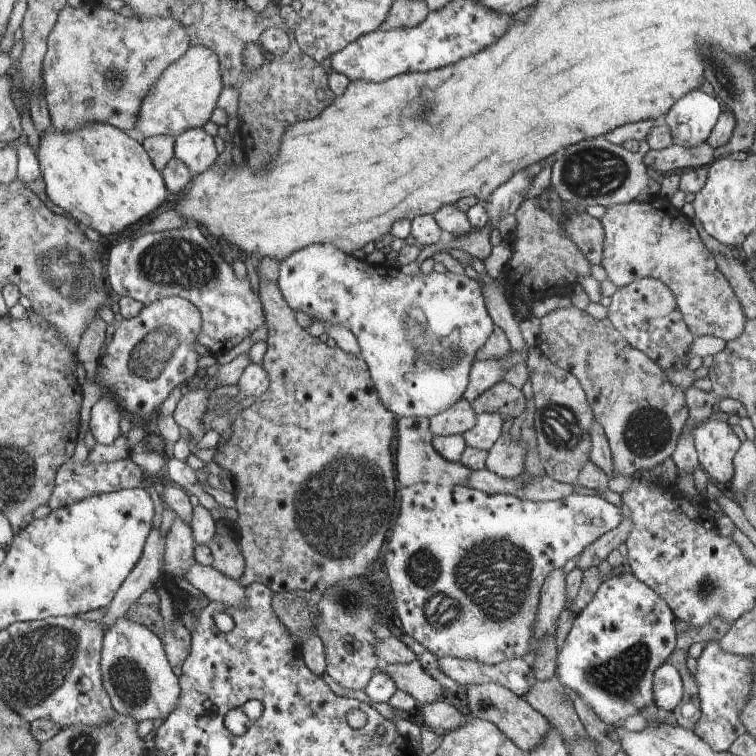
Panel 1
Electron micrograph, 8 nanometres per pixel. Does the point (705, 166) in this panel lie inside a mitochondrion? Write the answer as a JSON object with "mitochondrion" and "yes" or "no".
{"mitochondrion":"no"}

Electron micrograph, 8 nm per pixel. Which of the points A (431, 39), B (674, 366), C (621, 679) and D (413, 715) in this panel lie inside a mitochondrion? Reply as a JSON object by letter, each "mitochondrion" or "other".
{"A":"other","B":"other","C":"mitochondrion","D":"other"}

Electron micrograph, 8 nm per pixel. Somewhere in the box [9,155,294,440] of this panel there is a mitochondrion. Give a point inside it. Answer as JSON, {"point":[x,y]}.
{"point":[70,275]}

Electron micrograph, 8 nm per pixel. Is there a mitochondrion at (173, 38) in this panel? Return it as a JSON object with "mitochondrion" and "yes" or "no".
{"mitochondrion":"no"}

